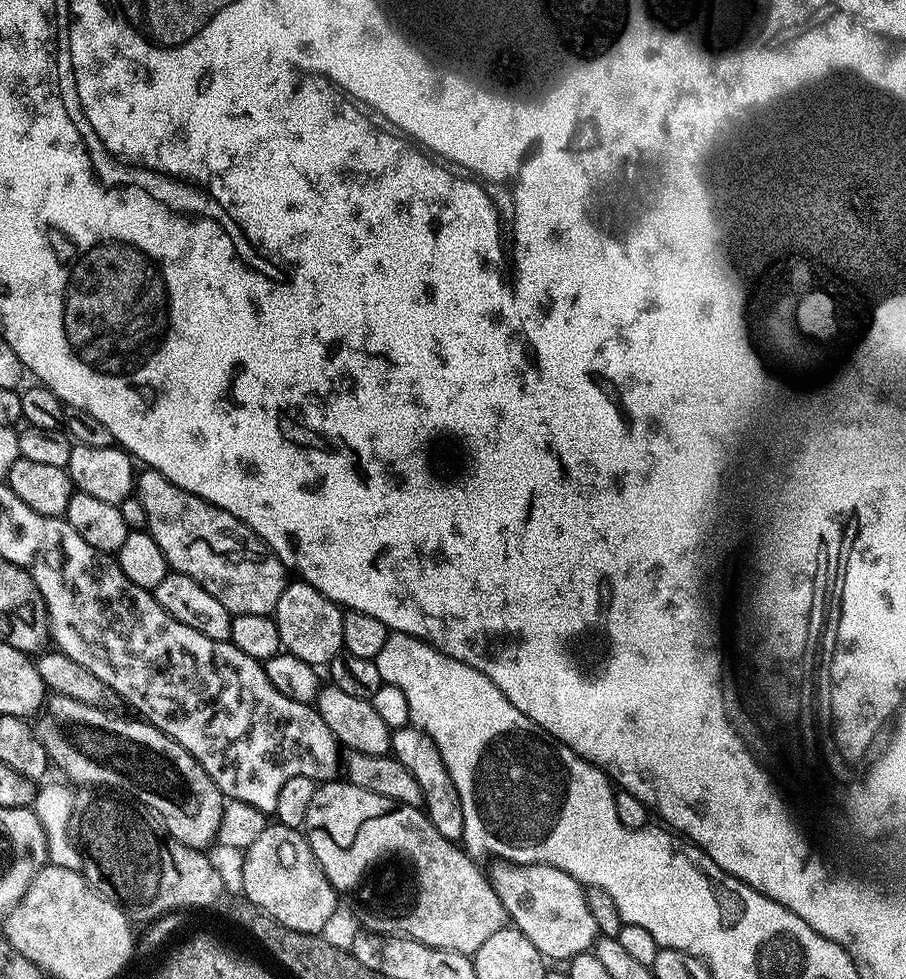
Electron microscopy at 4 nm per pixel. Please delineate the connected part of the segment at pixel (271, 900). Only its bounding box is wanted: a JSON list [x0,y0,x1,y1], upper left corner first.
[240,822,338,934]

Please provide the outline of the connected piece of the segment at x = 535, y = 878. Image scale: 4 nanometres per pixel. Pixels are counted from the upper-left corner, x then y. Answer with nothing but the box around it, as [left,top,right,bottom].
[490,863,598,962]

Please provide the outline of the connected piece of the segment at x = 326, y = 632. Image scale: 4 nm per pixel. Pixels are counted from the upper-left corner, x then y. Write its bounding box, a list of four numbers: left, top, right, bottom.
[274,582,344,666]

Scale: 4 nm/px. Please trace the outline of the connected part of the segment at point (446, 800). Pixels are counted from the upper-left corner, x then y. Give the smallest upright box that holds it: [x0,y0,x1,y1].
[391,726,464,842]

